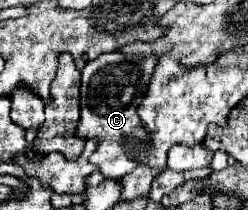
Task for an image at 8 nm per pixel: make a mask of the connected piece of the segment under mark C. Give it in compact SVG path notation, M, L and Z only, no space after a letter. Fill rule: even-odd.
M113 52L113 56L103 54L97 60L91 60L83 68L81 80L81 120L77 126L77 136L81 138L97 138L101 140L99 148L91 154L89 162L93 162L105 178L121 178L135 170L137 162L127 156L125 144L129 138L143 142L145 148L151 146L151 138L147 138L145 124L137 116L139 100L143 100L147 90L147 78L141 78L139 68L133 64L127 66L125 56Z

